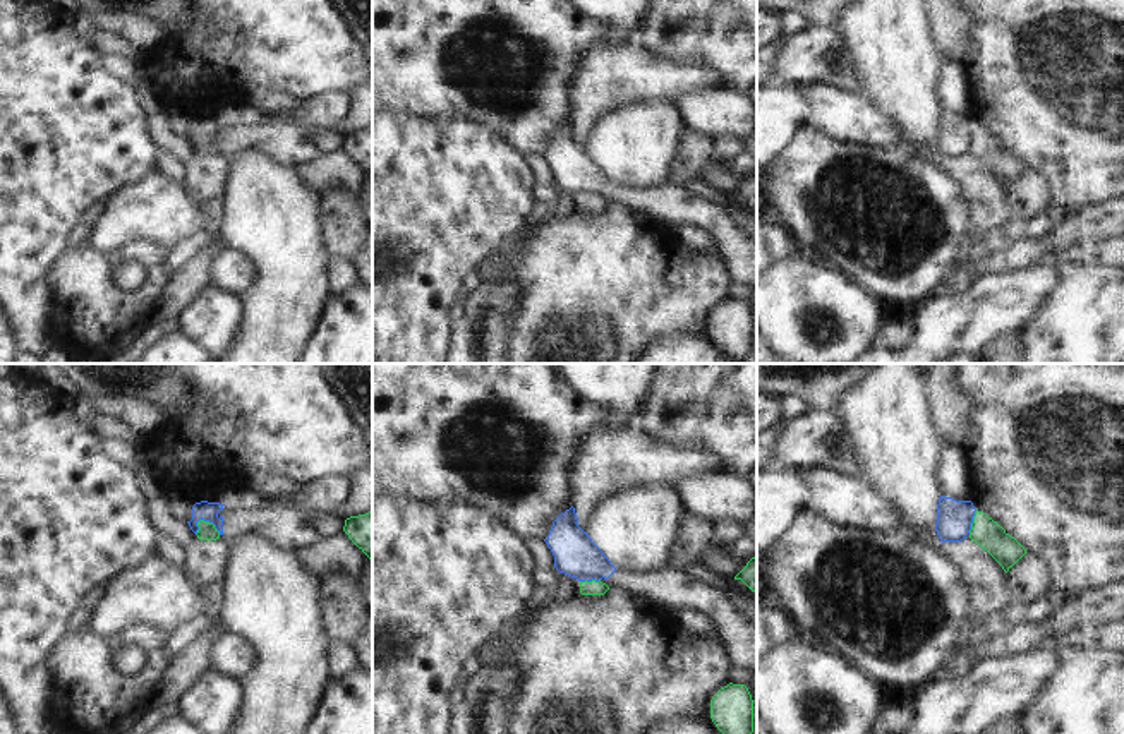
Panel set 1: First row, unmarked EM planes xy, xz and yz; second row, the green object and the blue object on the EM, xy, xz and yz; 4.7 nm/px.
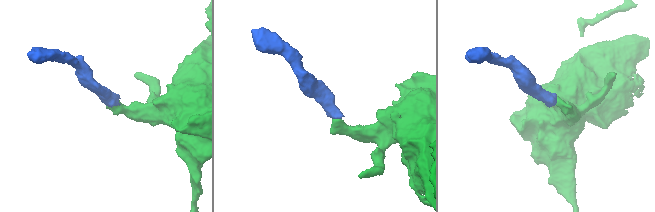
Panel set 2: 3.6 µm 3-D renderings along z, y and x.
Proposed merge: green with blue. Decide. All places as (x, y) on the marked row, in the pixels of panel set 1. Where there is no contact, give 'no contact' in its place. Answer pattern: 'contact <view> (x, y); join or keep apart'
contact xy (208, 522); keep apart

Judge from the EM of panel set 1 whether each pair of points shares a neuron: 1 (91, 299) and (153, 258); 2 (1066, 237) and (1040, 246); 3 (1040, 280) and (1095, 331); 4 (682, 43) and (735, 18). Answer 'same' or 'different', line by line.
1: same
2: same
3: different
4: same

